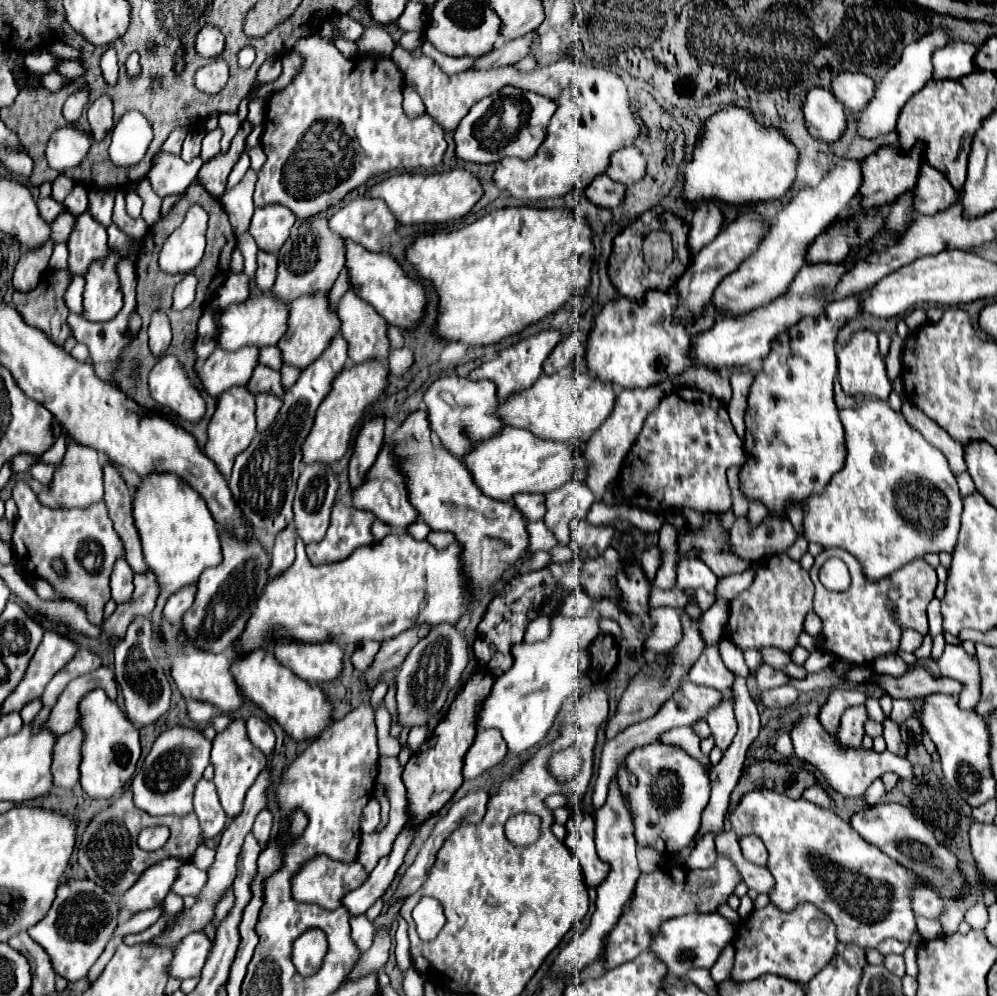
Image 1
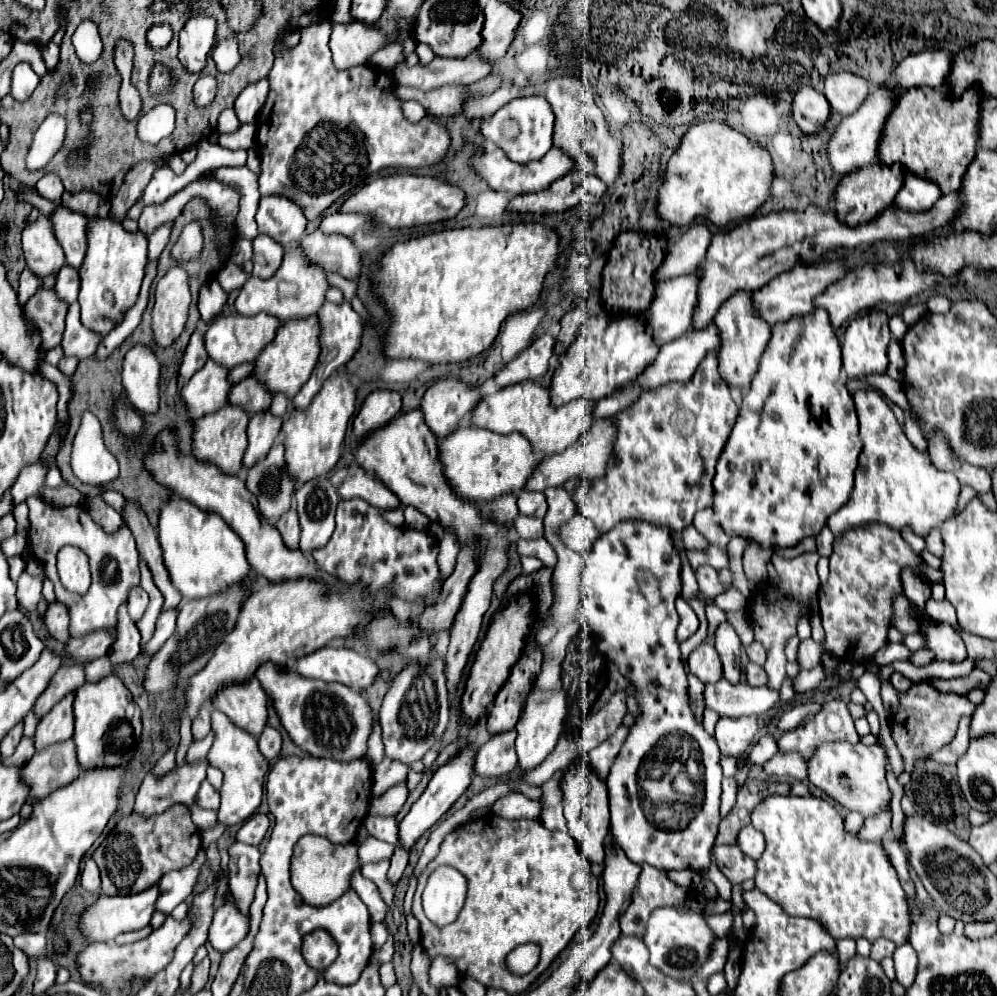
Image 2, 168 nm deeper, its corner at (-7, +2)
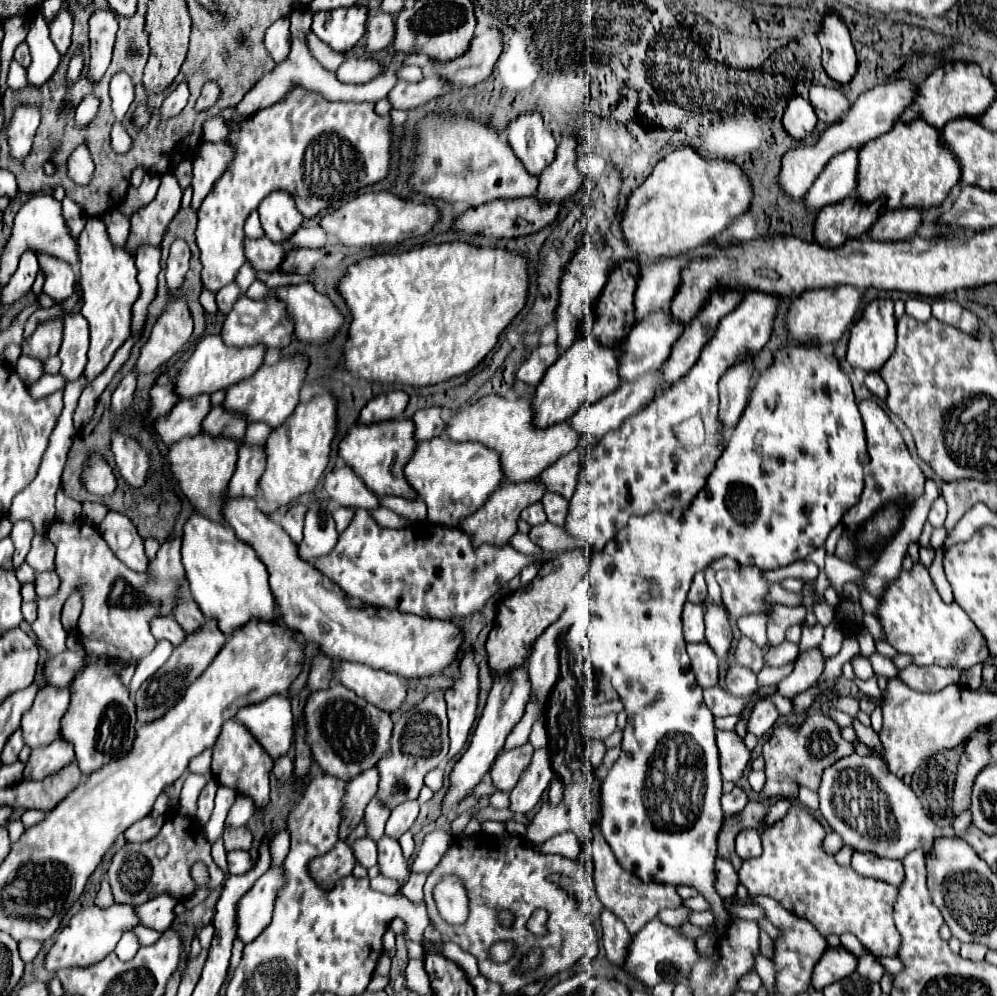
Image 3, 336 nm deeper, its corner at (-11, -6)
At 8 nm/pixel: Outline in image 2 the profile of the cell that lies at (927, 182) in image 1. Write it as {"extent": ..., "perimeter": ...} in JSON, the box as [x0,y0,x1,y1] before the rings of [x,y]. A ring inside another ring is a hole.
{"extent":[893,174,941,212],"perimeter":[[[907,174],[899,194],[895,196],[893,206],[897,210],[923,212],[923,210],[929,210],[939,198],[941,198],[941,194],[939,194],[937,184],[933,184],[931,180]]]}

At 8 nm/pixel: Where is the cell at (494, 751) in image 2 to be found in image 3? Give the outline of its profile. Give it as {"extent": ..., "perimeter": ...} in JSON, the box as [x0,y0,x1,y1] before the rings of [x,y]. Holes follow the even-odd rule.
{"extent":[489,742,533,792],"perimeter":[[[529,742],[513,750],[503,750],[495,758],[491,772],[489,772],[495,788],[501,792],[511,792],[521,772],[527,768],[527,762],[531,762],[531,754],[533,754],[533,746]]]}

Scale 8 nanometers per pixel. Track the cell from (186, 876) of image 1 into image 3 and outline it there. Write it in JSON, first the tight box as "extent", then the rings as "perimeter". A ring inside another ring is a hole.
{"extent":[137,894,179,932],"perimeter":[[[157,894],[151,902],[145,902],[143,906],[137,906],[139,922],[147,928],[155,928],[157,932],[165,932],[173,920],[175,920],[175,906],[179,900],[171,894]]]}

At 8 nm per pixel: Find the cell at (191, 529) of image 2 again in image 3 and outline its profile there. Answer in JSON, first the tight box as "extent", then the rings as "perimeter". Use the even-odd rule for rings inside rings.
{"extent":[181,512,277,634],"perimeter":[[[193,512],[189,516],[189,520],[183,526],[183,536],[181,536],[181,556],[183,556],[183,568],[185,568],[185,576],[189,582],[189,592],[193,596],[193,600],[197,602],[197,606],[201,608],[205,618],[217,618],[219,628],[225,634],[231,634],[233,630],[237,630],[239,626],[243,626],[249,618],[261,618],[261,620],[273,620],[277,618],[275,612],[275,598],[269,590],[269,582],[267,582],[267,570],[265,564],[257,558],[255,550],[251,546],[247,546],[245,542],[241,542],[235,532],[229,526],[223,526],[219,522],[213,522],[209,518],[205,518],[199,512]]]}

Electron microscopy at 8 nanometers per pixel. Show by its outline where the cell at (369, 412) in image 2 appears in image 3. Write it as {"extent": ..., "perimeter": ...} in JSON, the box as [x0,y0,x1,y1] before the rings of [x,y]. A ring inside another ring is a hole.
{"extent":[359,390,407,424],"perimeter":[[[401,390],[379,394],[373,400],[367,402],[367,406],[361,410],[359,422],[361,424],[375,424],[375,422],[385,422],[385,420],[395,420],[403,414],[407,406],[407,394]]]}

